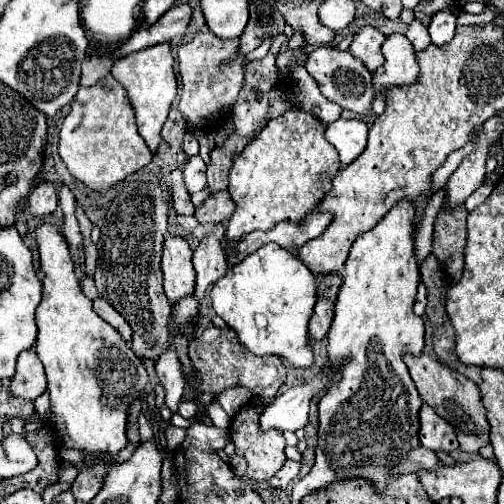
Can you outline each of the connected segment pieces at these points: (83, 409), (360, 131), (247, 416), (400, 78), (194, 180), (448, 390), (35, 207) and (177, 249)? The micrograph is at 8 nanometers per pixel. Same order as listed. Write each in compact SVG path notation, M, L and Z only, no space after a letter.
M40 224L36 228L36 242L40 252L42 278L42 302L36 310L38 340L36 354L40 356L50 394L50 420L56 426L64 446L80 448L86 456L86 472L80 472L72 482L72 494L76 500L90 502L108 472L108 462L100 460L100 452L116 456L126 444L126 414L148 384L148 374L142 360L134 350L122 342L120 334L108 326L92 308L92 300L82 292L80 280L76 278L76 262L68 248L68 242L54 224Z
M338 118L336 122L328 124L326 140L338 150L340 162L346 166L356 156L362 154L368 142L368 126L362 120L344 120Z
M246 404L232 420L230 440L236 446L236 454L248 462L246 476L254 482L268 482L286 462L286 442L280 430L256 434L256 426L256 408Z
M392 34L386 38L382 54L386 58L384 66L372 74L374 98L388 100L392 86L410 86L416 82L418 64L412 44L402 34Z
M200 156L188 158L182 172L184 172L184 182L186 182L186 188L190 194L206 188L206 164Z
M428 354L408 356L404 362L410 370L410 376L412 376L422 400L428 406L432 406L440 418L444 418L446 422L450 422L454 426L462 452L478 454L480 448L490 446L490 424L486 420L486 408L482 404L482 396L474 382L470 382L466 376L458 374L456 370L450 370L448 366L436 362Z
M40 182L28 198L30 204L30 212L34 216L42 216L42 214L50 214L56 210L58 204L58 190L52 182Z
M168 236L164 240L162 252L162 272L164 272L164 292L170 302L192 294L196 272L192 268L192 248L182 236Z

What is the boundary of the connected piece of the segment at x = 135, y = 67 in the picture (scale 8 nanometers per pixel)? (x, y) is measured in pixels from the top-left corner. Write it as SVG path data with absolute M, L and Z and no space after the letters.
M166 42L160 44L160 46L144 48L140 52L132 52L132 54L128 54L128 56L124 56L124 58L120 58L112 64L112 76L126 90L128 100L130 100L130 104L134 108L134 114L136 114L138 132L146 140L152 154L158 152L160 130L162 130L162 126L168 118L168 110L170 110L172 100L174 100L176 90L178 90L172 64L174 64L172 50L170 50L170 44L166 44Z

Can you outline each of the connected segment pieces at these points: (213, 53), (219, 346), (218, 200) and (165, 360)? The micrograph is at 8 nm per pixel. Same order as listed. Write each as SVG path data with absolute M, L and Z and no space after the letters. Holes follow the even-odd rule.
M200 30L188 44L178 48L178 74L182 80L182 96L178 110L196 130L218 130L234 110L238 94L244 88L246 56L240 52L240 40L220 40L210 30ZM216 124L216 126L208 126Z
M210 326L206 328L200 338L196 336L190 340L190 350L188 356L194 366L194 376L200 376L200 382L192 382L188 386L196 388L198 394L210 392L212 396L218 396L220 392L234 388L234 386L244 386L248 388L254 396L258 398L274 398L280 386L286 380L286 366L278 356L257 357L238 342L236 334L230 328L216 328Z
M220 190L214 196L208 196L206 202L202 204L202 208L196 210L196 218L200 224L208 224L208 222L228 222L232 212L236 210L236 202L232 200L228 190Z
M168 348L160 354L160 358L156 360L156 374L158 374L162 386L166 388L166 406L172 412L176 412L176 408L182 400L184 386L186 386L186 378L184 378L176 350Z

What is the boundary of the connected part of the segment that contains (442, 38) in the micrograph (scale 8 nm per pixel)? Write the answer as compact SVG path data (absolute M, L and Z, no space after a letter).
M442 10L440 14L434 14L434 18L432 18L430 26L428 26L432 44L444 46L454 38L456 16L458 16L458 10Z

